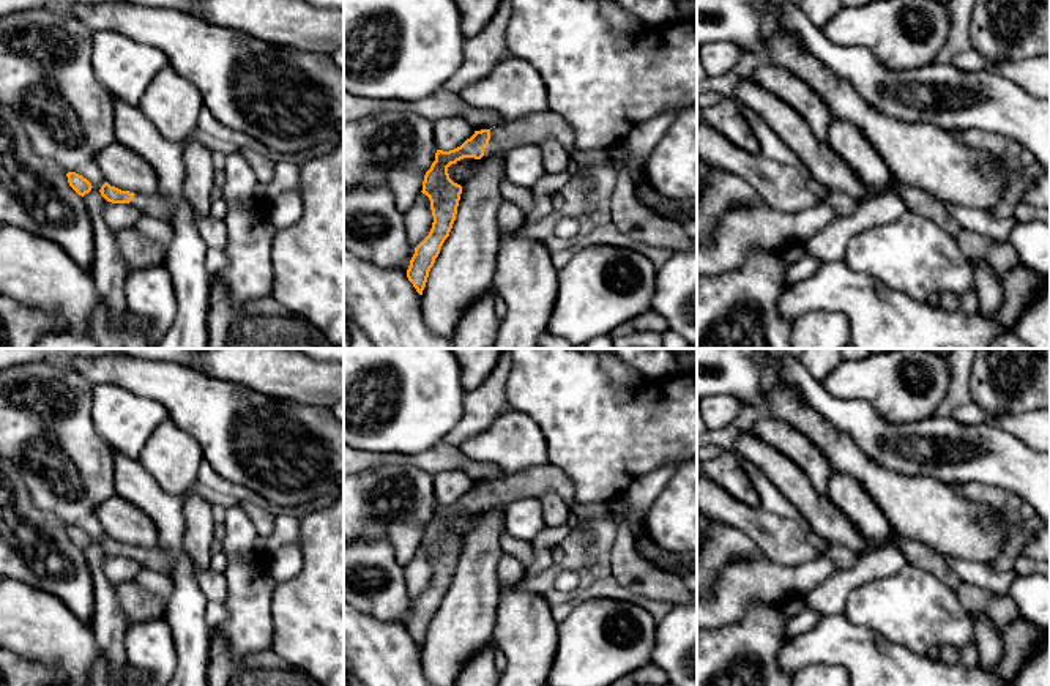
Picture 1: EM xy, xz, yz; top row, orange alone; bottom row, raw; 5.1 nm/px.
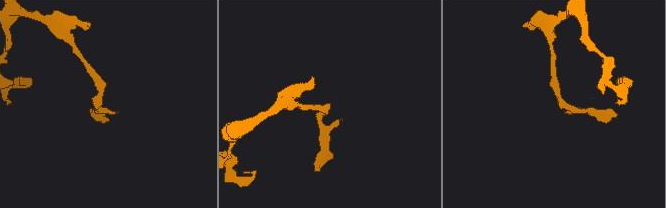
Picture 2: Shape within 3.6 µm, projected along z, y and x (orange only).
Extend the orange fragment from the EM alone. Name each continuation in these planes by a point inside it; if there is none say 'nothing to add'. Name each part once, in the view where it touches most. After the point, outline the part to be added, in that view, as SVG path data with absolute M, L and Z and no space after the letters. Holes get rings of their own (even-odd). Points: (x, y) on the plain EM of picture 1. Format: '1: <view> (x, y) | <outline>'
1: xz (533, 483) | M552 464L533 467L517 475L506 475L490 483L489 498L484 509L522 498L539 498L545 492L560 494L568 503L574 498L574 483Z

